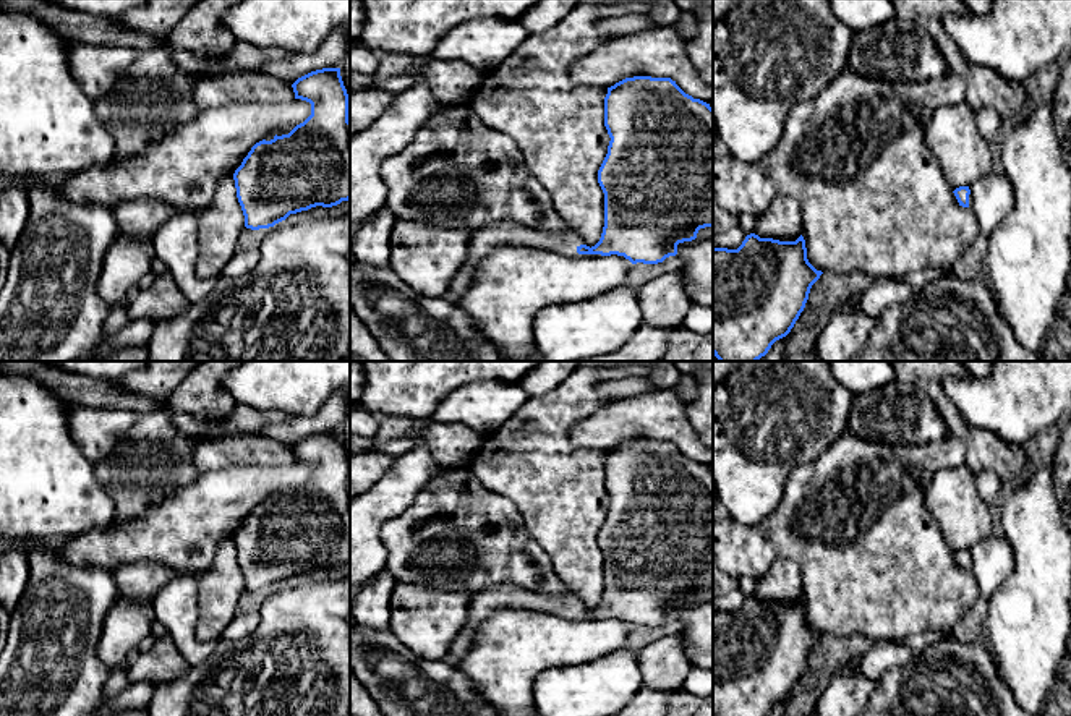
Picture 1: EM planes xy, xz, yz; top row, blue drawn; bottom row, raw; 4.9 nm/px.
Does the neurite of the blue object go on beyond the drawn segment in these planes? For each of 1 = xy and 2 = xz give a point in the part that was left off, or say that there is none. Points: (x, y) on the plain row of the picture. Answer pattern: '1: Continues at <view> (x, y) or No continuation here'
1: No continuation here
2: Continues at xz (504, 595)

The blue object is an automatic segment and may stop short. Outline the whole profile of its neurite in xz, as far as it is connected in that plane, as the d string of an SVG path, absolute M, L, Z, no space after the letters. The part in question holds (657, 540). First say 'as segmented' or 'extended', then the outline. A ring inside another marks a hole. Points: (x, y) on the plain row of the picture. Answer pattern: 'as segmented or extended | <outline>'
extended | M625 441L608 450L604 489L611 504L598 533L598 546L604 556L604 590L600 604L590 611L575 595L551 596L514 583L493 585L471 596L467 624L449 650L447 659L452 664L457 664L470 648L478 625L497 609L543 611L572 620L617 617L632 627L658 627L676 619L679 606L695 603L700 591L713 590L713 471L710 467L685 457L671 441Z

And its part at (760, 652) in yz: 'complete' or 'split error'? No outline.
complete

